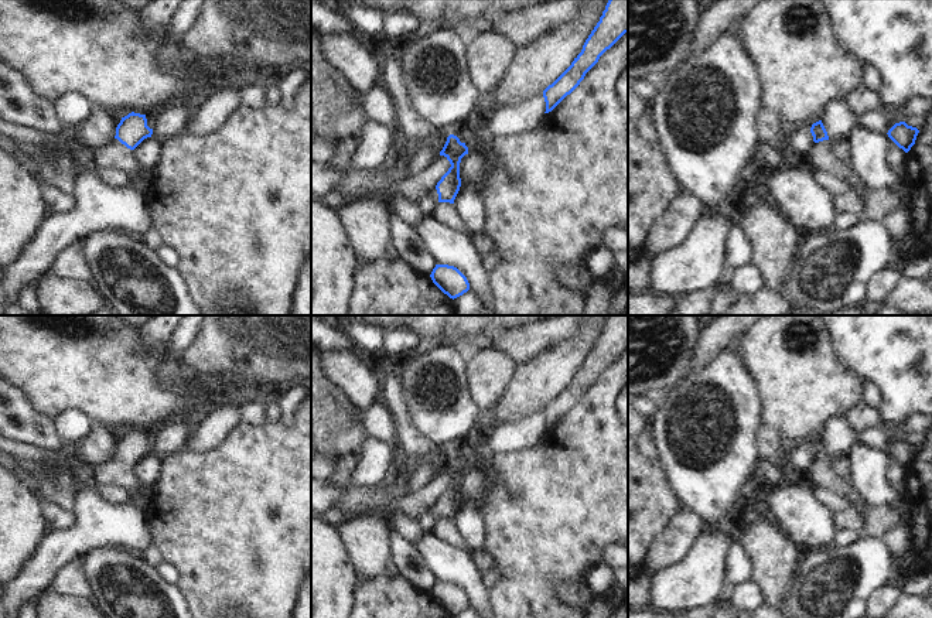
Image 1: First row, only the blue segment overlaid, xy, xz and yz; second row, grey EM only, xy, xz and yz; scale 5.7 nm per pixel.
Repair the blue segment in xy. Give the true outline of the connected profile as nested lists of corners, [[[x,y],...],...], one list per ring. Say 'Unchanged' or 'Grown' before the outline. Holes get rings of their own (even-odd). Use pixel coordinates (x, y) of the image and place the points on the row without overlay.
Grown. [[[132,428],[117,441],[115,457],[93,468],[93,478],[99,484],[124,489],[133,506],[144,513],[148,499],[140,495],[143,485],[136,478],[133,467],[151,451],[153,445],[147,443],[146,431]]]

